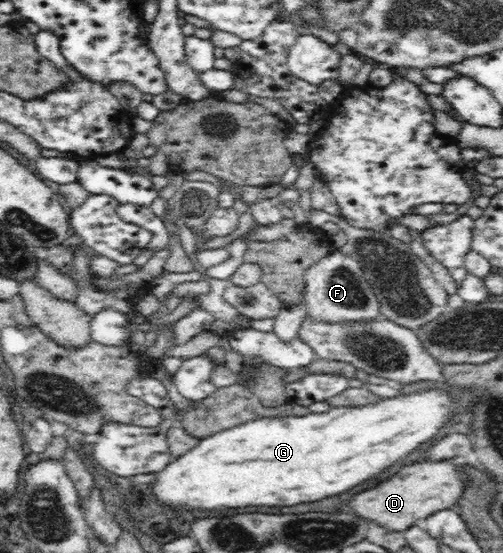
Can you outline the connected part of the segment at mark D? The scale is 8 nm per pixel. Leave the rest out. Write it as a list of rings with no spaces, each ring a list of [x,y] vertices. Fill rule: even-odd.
[[[445,459],[445,461],[425,461],[425,463],[407,465],[399,473],[395,473],[391,479],[381,481],[381,483],[377,483],[371,489],[353,495],[349,499],[349,507],[355,509],[355,513],[359,517],[369,519],[369,521],[373,521],[373,523],[377,523],[377,525],[381,525],[385,529],[391,529],[391,531],[403,531],[413,525],[422,524],[422,521],[432,516],[433,513],[453,507],[459,497],[461,497],[461,493],[463,493],[463,475],[457,469],[464,469],[464,467],[463,464],[457,467],[455,463],[457,461]]]

